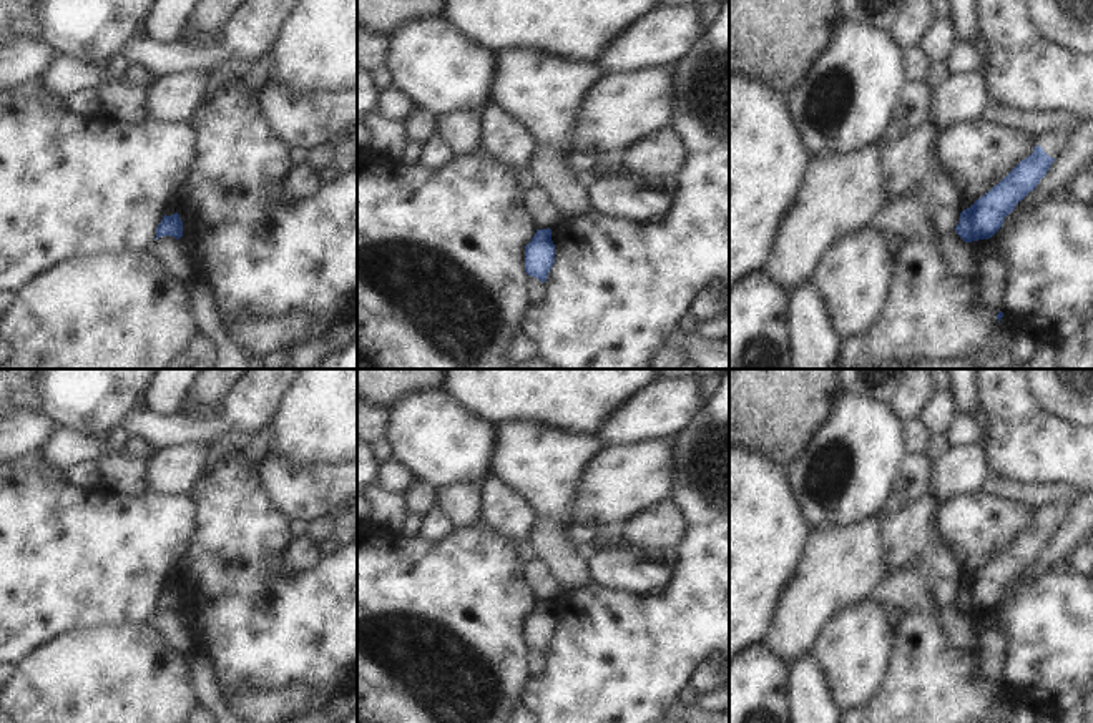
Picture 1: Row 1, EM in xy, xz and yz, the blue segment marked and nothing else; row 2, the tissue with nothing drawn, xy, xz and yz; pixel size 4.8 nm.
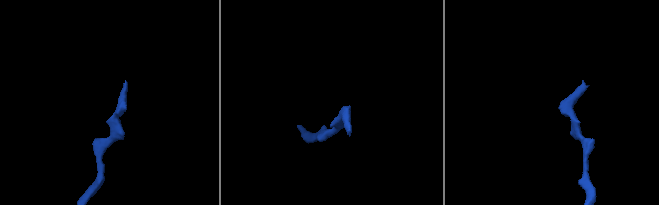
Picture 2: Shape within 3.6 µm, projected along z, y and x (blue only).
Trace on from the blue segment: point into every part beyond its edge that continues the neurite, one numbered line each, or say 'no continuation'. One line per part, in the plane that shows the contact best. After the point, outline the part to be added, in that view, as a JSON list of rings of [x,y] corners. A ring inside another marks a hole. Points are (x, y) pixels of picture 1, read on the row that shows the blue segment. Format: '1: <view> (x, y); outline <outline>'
1: yz (1052, 143); outline [[[1051,131],[1051,133],[1045,133],[1038,136],[1037,145],[1042,146],[1048,156],[1056,160],[1066,140],[1068,140],[1068,135],[1060,133],[1060,131]]]

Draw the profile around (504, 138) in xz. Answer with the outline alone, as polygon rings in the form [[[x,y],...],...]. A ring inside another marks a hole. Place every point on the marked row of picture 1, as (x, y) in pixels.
[[[487,105],[480,111],[482,143],[480,148],[493,160],[527,168],[537,146],[533,136],[513,120],[500,105]]]

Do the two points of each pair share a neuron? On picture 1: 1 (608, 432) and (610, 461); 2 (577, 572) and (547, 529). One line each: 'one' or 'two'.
1: two
2: one

